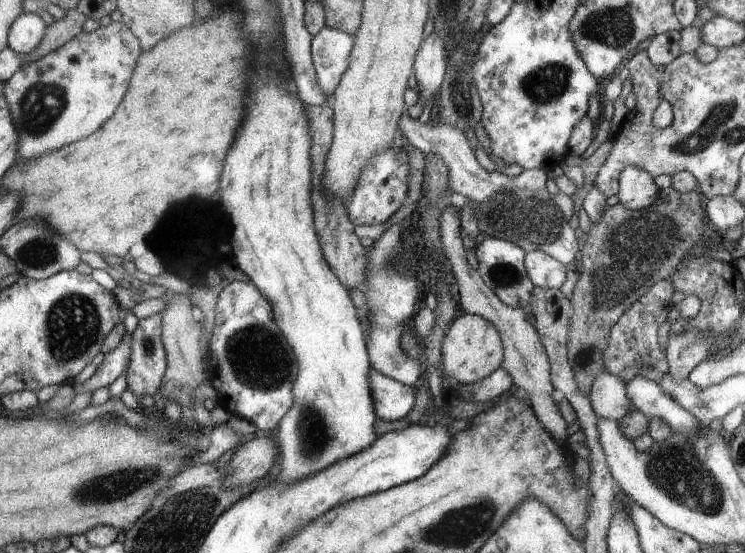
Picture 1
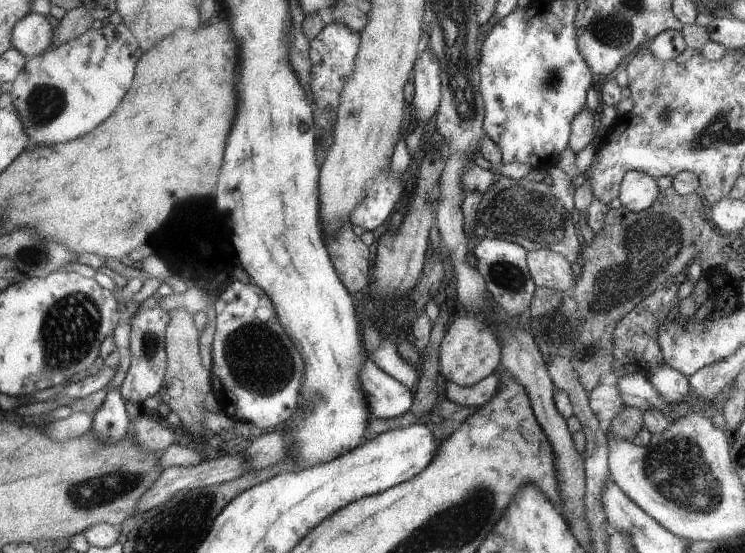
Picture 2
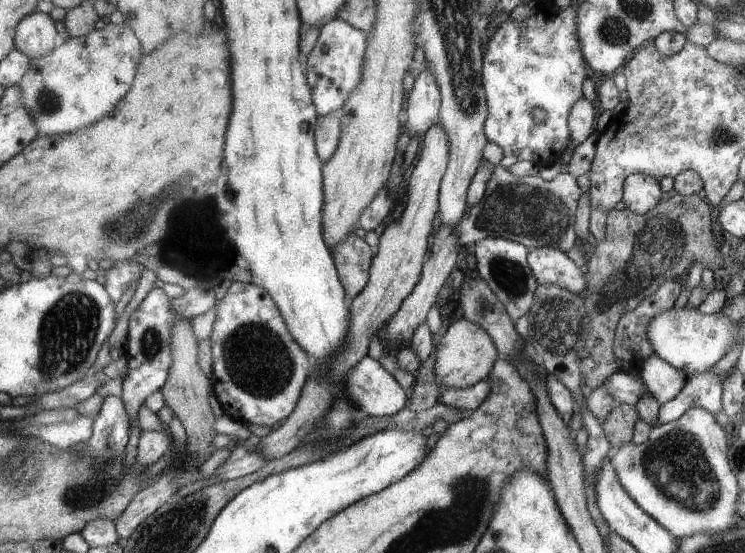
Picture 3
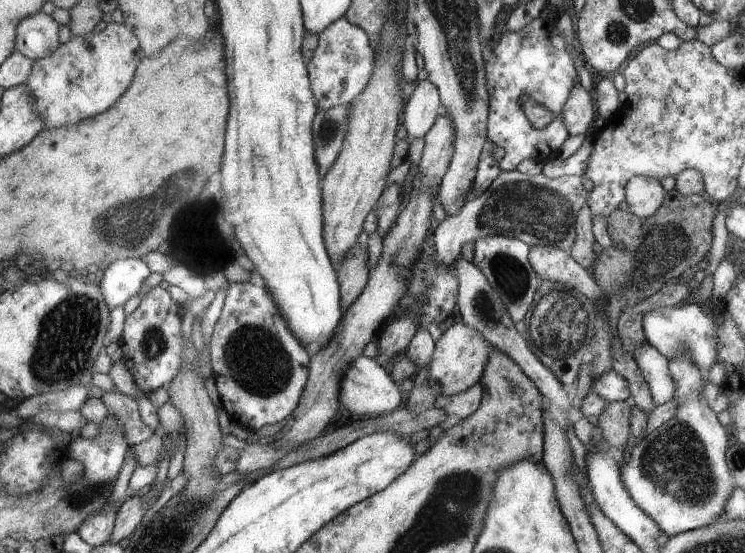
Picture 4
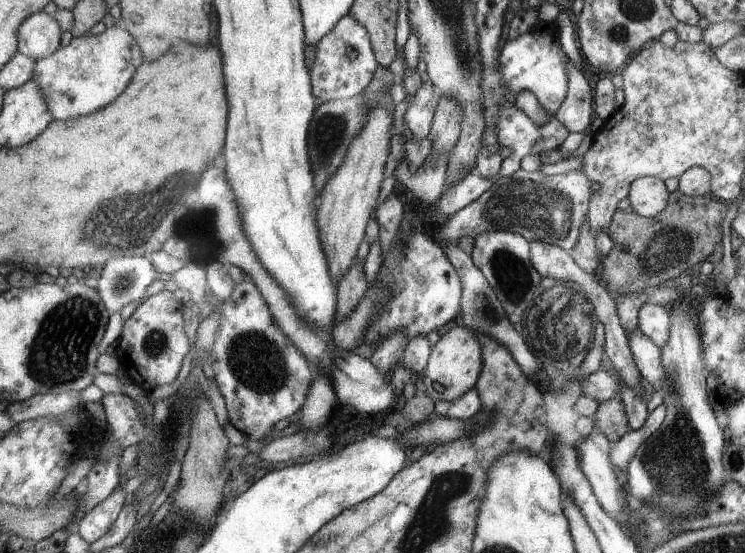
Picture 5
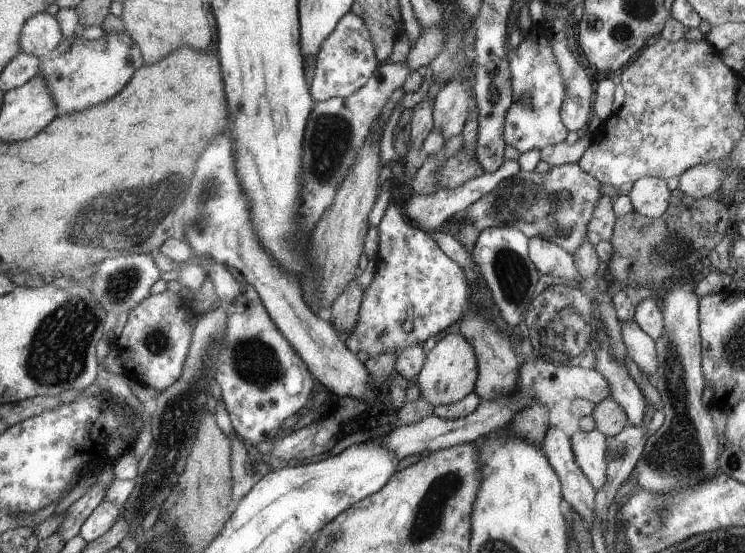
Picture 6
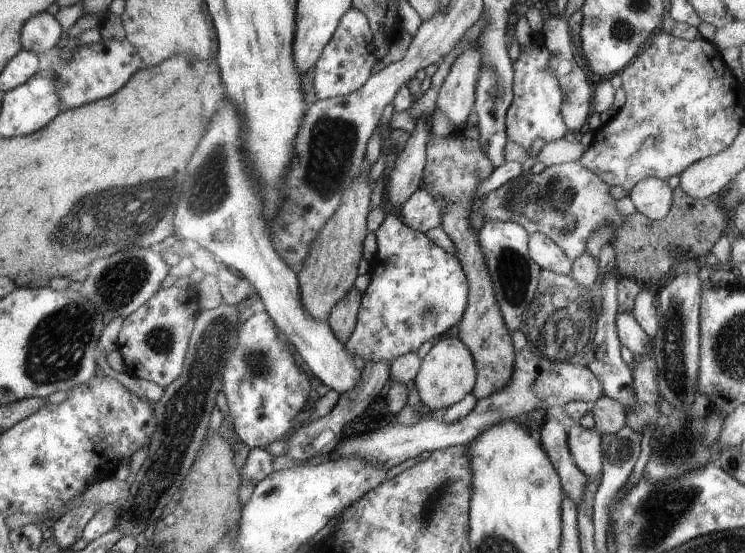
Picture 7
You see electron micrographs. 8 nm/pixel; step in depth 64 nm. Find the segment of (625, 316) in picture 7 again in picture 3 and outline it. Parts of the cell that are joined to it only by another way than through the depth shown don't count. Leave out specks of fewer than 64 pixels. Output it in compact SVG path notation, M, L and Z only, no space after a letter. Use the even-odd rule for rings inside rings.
M654 353L643 363L639 374L646 390L659 405L672 400L684 385L684 376Z

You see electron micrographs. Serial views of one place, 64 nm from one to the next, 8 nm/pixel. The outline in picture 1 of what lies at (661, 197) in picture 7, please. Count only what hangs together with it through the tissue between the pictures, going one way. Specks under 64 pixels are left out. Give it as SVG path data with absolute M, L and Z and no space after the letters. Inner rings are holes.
M627 166L618 178L618 194L615 197L628 210L638 210L649 206L657 192L658 188L647 172Z

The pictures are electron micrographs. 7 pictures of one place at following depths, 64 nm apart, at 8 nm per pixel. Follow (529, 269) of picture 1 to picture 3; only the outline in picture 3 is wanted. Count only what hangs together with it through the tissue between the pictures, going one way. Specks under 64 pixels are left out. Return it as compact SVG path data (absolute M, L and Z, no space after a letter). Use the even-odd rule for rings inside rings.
M531 249L526 255L526 262L538 285L553 284L571 293L581 292L585 288L583 269L577 267L565 253L557 249Z

